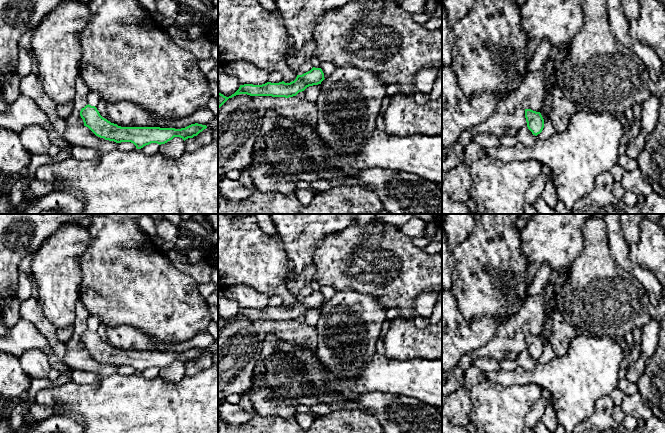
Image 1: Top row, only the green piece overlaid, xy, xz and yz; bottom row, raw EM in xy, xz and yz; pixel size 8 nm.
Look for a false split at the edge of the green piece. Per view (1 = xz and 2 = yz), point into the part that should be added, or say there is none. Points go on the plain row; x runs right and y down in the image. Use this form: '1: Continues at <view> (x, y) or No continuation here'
1: No continuation here
2: No continuation here

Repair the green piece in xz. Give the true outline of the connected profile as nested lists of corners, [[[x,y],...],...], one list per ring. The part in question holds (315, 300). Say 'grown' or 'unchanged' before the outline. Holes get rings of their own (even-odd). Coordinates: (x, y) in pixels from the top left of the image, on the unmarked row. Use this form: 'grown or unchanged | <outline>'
unchanged | [[[313,291],[310,295],[297,299],[296,303],[290,307],[284,305],[279,307],[267,306],[262,309],[244,308],[229,321],[218,316],[218,333],[229,323],[239,318],[250,320],[272,320],[272,321],[293,321],[307,311],[321,308],[324,304],[324,297],[321,292]]]

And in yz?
unchanged | [[[525,333],[525,342],[528,353],[533,359],[537,360],[544,352],[544,343],[540,336],[531,333]]]

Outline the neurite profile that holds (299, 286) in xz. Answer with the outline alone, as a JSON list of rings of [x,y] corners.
[[[313,263],[305,266],[304,270],[295,277],[288,279],[286,286],[288,291],[297,299],[302,299],[313,292],[311,283],[315,274]]]

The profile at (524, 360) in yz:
[[[527,349],[521,351],[515,361],[518,367],[525,370],[531,369],[536,364],[536,360],[532,358]]]

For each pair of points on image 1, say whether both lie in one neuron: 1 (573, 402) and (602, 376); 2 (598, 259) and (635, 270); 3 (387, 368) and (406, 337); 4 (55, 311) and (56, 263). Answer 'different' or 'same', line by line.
1: same
2: different
3: different
4: same

